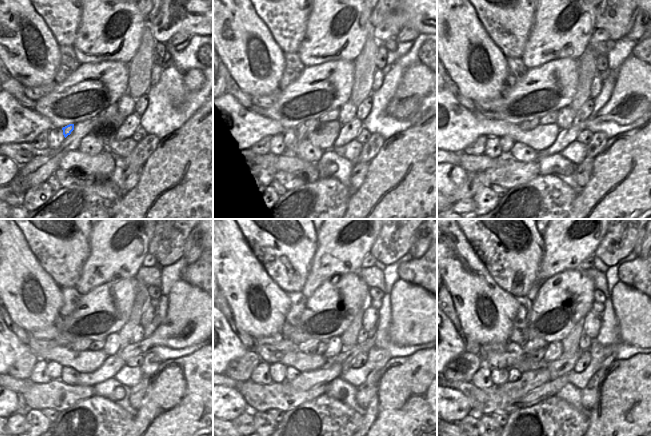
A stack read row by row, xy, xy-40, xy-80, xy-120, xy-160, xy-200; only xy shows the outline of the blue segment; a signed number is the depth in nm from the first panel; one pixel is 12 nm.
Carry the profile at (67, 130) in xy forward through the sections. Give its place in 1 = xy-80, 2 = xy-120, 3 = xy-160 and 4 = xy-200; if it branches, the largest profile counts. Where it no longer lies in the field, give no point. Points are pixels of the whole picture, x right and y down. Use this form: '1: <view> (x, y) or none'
1: xy-80 (506, 142)
2: xy-120 (54, 370)
3: xy-160 (277, 370)
4: xy-200 (499, 376)

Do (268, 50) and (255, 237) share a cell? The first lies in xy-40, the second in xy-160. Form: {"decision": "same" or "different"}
{"decision": "different"}

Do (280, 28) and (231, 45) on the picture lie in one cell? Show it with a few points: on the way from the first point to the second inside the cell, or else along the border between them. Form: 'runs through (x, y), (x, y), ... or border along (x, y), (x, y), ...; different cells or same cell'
border along (256, 12), (276, 44), (283, 51); different cells

